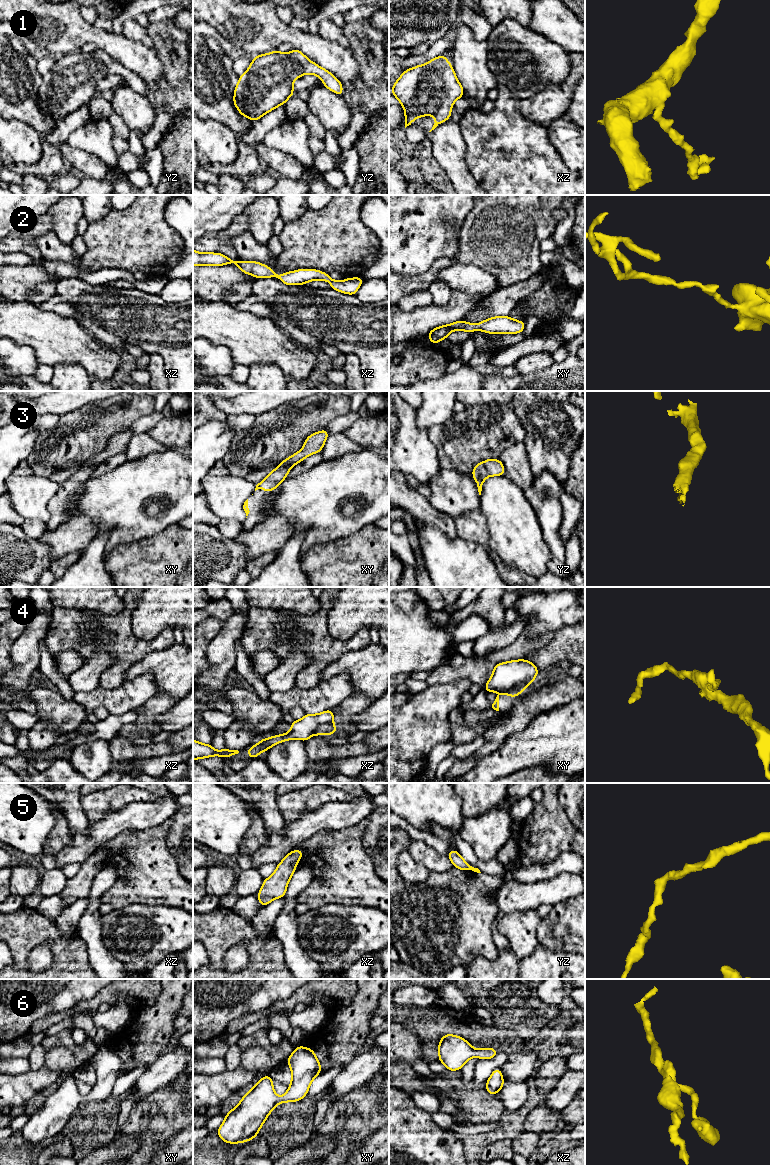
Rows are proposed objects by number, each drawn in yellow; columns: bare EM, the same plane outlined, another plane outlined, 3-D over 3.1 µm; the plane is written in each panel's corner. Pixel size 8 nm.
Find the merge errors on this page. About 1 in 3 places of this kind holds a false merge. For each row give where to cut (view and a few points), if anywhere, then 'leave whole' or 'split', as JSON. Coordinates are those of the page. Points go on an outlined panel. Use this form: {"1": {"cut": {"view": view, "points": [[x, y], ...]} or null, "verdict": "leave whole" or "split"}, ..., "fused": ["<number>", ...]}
{"1": {"cut": null, "verdict": "leave whole"}, "2": {"cut": null, "verdict": "leave whole"}, "3": {"cut": null, "verdict": "leave whole"}, "4": {"cut": {"view": "xy", "points": [[531, 681], [519, 682], [504, 693]]}, "verdict": "split"}, "5": {"cut": null, "verdict": "leave whole"}, "6": {"cut": null, "verdict": "leave whole"}, "fused": ["4"]}

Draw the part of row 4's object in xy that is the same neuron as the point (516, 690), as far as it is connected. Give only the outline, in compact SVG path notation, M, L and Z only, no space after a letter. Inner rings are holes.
M524 681L522 683L519 683L510 690L506 691L504 694L510 697L516 697L522 693L524 688L530 686L531 683L532 683L531 681Z

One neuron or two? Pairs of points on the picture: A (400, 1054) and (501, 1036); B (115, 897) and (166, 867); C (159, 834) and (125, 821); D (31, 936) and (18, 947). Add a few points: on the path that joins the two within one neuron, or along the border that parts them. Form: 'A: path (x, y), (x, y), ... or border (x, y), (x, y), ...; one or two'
A: border (410, 1030), (421, 1042), (425, 1058); two
B: path (128, 889), (146, 873), (153, 872); one
C: border (165, 821), (144, 829), (128, 829), (122, 832); two
D: path (28, 937), (21, 944); one

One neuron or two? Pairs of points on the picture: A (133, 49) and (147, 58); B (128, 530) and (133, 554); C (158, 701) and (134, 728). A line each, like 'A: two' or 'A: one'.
A: one
B: two
C: one

